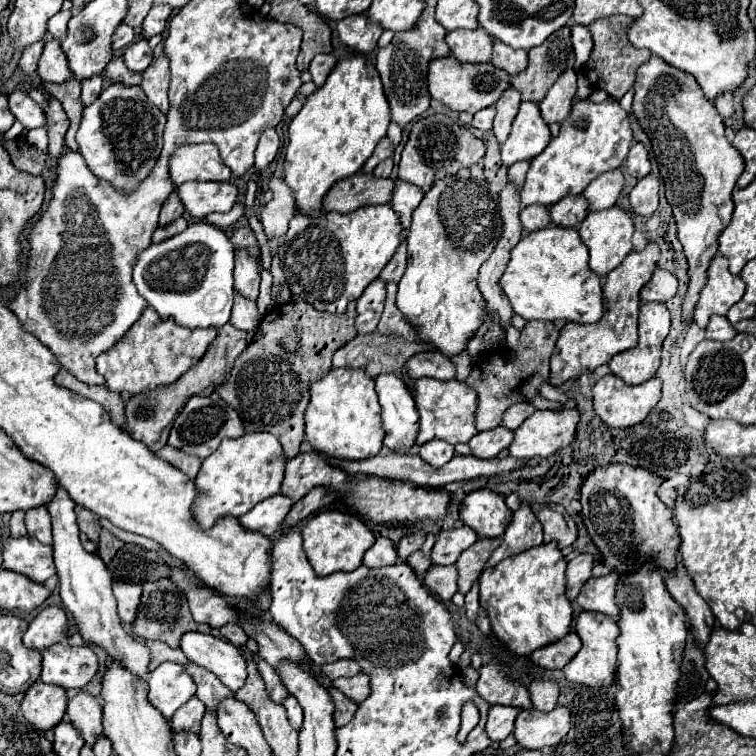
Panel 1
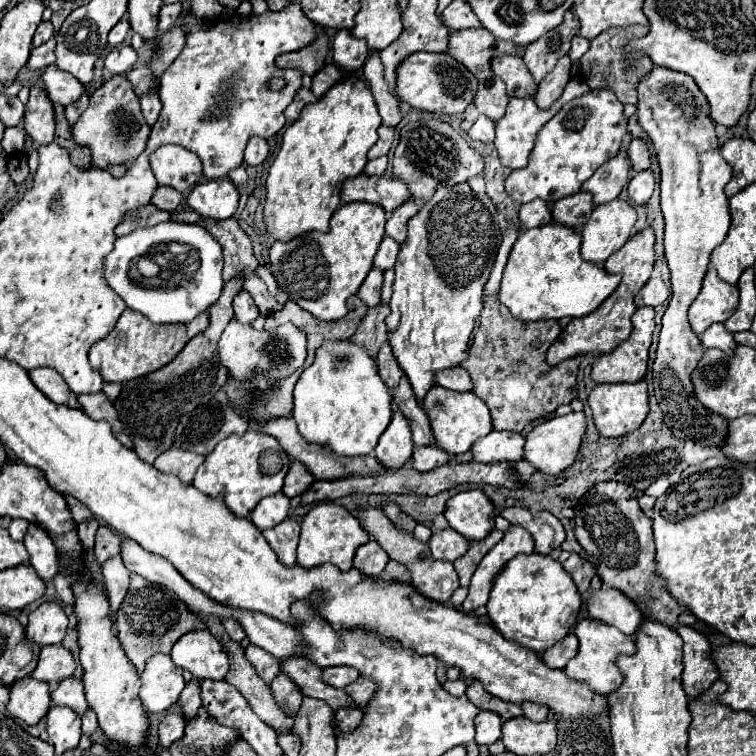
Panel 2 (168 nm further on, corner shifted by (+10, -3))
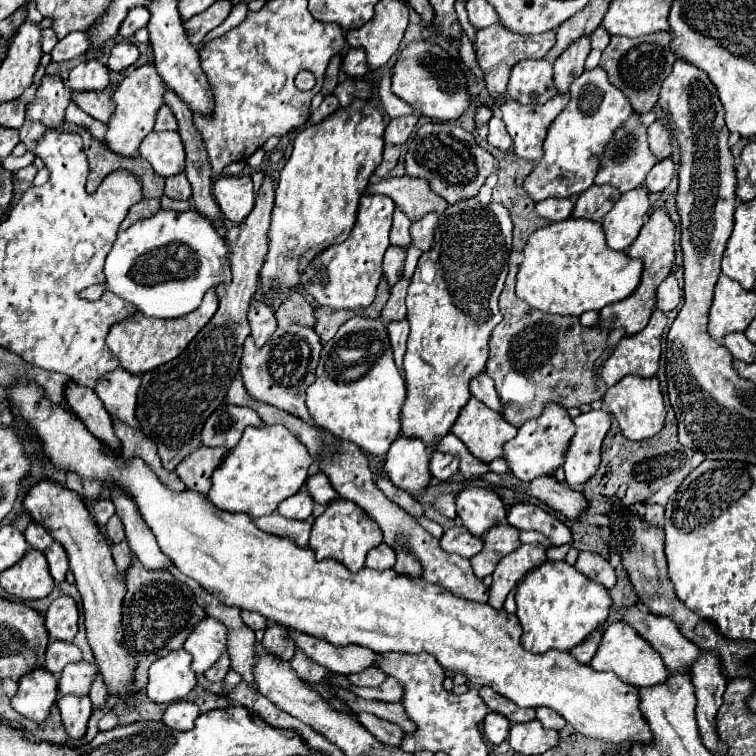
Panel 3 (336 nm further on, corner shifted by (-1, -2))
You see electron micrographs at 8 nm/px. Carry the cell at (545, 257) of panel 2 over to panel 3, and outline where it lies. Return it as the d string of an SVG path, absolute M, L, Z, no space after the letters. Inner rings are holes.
M567 218L563 222L553 222L547 228L535 230L523 248L523 254L525 254L525 260L519 266L515 292L531 308L539 312L551 312L551 314L581 316L587 310L601 310L607 304L619 302L637 288L641 272L643 272L641 260L633 260L623 252L615 252L607 248L601 224L591 222L591 220Z

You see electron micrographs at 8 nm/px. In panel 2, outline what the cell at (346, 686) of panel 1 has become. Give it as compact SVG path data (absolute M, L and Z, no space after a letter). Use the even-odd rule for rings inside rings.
M360 677L356 683L350 683L346 689L344 689L360 707L366 707L366 703L372 699L374 691L376 691L376 683L368 677Z

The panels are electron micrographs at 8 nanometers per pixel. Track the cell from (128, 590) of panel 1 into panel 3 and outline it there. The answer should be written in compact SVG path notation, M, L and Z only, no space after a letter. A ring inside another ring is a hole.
M127 542L115 544L115 546L111 548L111 552L113 552L113 560L115 560L115 566L117 566L117 570L119 570L121 574L125 574L125 572L129 570L131 562L133 562L133 558L131 558L131 550L129 550Z

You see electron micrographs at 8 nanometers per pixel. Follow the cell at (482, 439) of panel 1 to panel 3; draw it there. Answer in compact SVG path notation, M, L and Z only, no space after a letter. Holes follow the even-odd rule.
M551 402L539 418L527 420L519 428L517 436L503 446L503 458L509 466L509 470L519 480L525 480L525 482L533 480L541 474L553 474L553 470L563 464L563 452L573 434L575 434L575 426L573 426L571 418L567 416L567 410L563 410L563 406L555 406Z

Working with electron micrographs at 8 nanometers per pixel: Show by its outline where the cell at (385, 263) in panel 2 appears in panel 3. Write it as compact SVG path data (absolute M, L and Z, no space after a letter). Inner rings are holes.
M395 210L393 226L391 226L391 246L399 246L403 250L407 250L411 246L409 226L411 226L411 220L401 210Z

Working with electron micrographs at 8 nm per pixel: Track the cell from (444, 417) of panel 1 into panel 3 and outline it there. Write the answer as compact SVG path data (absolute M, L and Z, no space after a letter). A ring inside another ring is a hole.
M471 396L451 426L451 432L467 446L475 458L481 462L491 462L493 458L503 456L501 446L517 434L517 428L505 422L499 412L489 410L483 406L483 402Z

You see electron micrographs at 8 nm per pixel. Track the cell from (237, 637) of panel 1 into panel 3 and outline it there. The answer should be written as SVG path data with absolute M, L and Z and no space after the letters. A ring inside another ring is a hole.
M241 612L241 618L243 618L243 622L245 622L253 632L267 628L267 618L263 618L261 614L255 614L255 612Z

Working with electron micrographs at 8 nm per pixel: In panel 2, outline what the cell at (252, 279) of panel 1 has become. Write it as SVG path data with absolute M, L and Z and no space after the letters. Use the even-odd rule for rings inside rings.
M242 291L240 295L236 295L236 299L234 299L234 317L240 323L252 325L258 315L260 315L258 313L258 307L256 307L254 299L248 295L248 291Z

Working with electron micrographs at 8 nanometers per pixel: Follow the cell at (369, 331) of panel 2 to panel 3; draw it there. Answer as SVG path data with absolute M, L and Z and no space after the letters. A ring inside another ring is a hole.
M401 278L393 288L391 288L391 296L387 300L387 304L381 310L381 320L383 322L393 322L399 318L405 318L405 294L407 294L407 286L409 280Z

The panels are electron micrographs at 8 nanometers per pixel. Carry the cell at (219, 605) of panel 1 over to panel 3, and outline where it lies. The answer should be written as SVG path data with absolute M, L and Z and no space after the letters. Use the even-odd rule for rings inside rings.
M15 382L15 386L9 386L7 402L35 430L37 438L43 444L45 458L51 462L51 466L55 470L65 472L65 474L73 472L87 480L99 480L105 486L105 490L113 490L111 502L115 504L117 516L121 518L121 522L125 526L127 544L129 544L131 552L137 556L137 560L147 570L169 570L175 564L185 576L199 582L219 602L223 602L227 606L237 606L241 610L259 612L269 622L281 624L285 628L293 628L293 630L287 630L287 636L315 664L325 666L327 670L331 670L335 674L347 676L347 674L361 672L367 666L373 666L377 660L375 652L407 652L407 654L429 652L437 658L437 662L445 670L451 670L455 674L465 674L473 686L491 686L495 692L503 694L505 698L509 698L511 702L515 702L517 706L523 706L523 708L547 706L547 708L559 712L577 732L581 732L585 736L615 742L615 744L619 744L619 742L649 742L651 740L649 726L639 712L639 696L637 696L635 686L621 682L611 672L595 672L595 670L591 670L591 666L579 664L575 658L571 658L569 652L549 650L547 654L531 654L531 652L523 650L521 624L515 616L509 618L505 610L495 610L489 604L455 598L443 586L429 584L423 578L401 576L401 574L395 574L395 570L379 572L379 570L363 568L353 574L341 562L335 562L329 558L317 562L311 548L299 548L299 546L295 546L295 542L291 542L287 538L273 536L273 534L259 530L249 514L219 510L201 492L193 492L193 490L175 492L175 490L163 486L163 482L159 482L159 478L155 478L155 472L151 472L151 468L141 458L131 458L131 462L127 462L127 460L123 460L121 452L109 452L109 450L121 450L121 442L113 434L109 412L105 410L103 402L91 388L71 382L71 386L67 386L67 398L65 398L65 402L71 406L71 410L75 410L75 414L85 422L85 426L79 418L71 418L71 414L67 414L67 410L63 410L61 404L47 402L47 398L43 398L43 394L39 394L39 390L35 390L35 386L31 386L31 382Z

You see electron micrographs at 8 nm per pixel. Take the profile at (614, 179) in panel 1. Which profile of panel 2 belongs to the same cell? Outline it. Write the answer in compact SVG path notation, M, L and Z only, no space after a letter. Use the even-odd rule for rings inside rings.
M618 151L618 155L610 157L596 173L582 185L582 191L590 191L594 195L594 203L602 205L616 199L622 187L628 183L630 175L630 159L626 151Z

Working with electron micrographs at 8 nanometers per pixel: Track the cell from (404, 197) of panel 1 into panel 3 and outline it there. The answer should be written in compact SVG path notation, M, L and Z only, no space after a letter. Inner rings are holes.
M427 214L427 218L419 218L411 224L413 244L417 248L421 248L423 252L431 248L431 238L433 238L435 226L437 226L437 214Z

